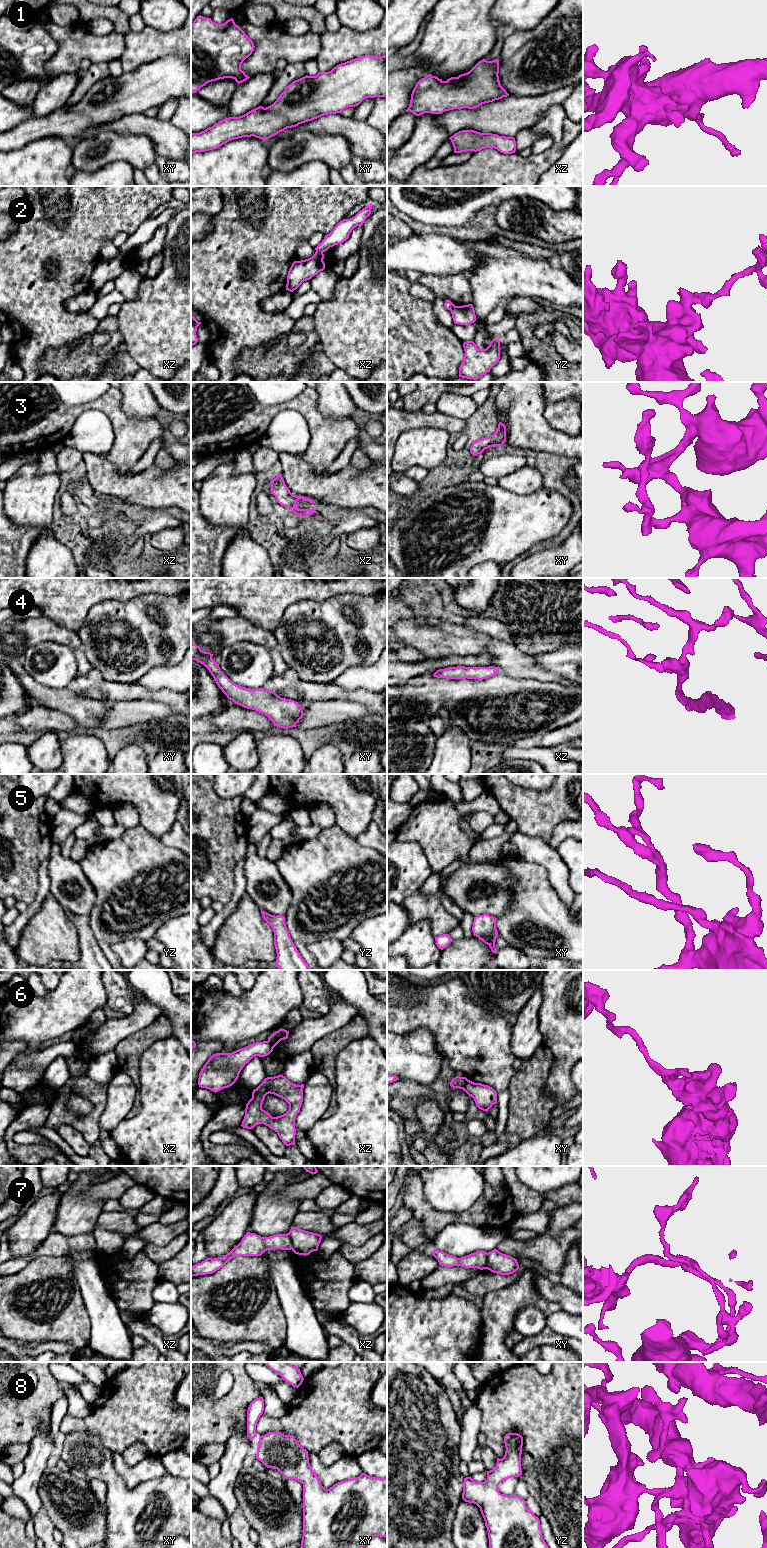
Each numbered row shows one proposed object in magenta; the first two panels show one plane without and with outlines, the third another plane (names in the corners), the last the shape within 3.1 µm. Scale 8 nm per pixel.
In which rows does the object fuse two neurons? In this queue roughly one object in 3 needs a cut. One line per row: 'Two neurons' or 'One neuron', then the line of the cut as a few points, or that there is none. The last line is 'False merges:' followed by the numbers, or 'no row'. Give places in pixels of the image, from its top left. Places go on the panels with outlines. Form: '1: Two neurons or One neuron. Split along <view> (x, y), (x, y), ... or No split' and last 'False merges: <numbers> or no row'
1: One neuron. No split
2: Two neurons. Split along xz (316, 251), (322, 253)
3: One neuron. No split
4: One neuron. No split
5: One neuron. No split
6: Two neurons. Split along xy (467, 1079), (462, 1088)
7: Two neurons. Split along xz (287, 1233), (291, 1240), (292, 1248)
8: One neuron. No split
False merges: 2, 6, 7

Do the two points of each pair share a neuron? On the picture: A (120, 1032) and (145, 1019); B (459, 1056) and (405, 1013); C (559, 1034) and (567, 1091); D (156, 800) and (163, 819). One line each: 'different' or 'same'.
A: same
B: same
C: same
D: same

